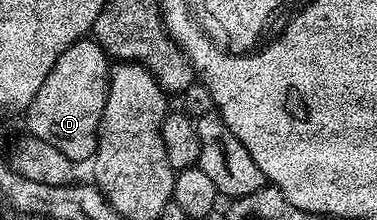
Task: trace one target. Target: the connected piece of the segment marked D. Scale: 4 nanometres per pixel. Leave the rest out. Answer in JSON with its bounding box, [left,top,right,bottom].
[26,37,110,164]

